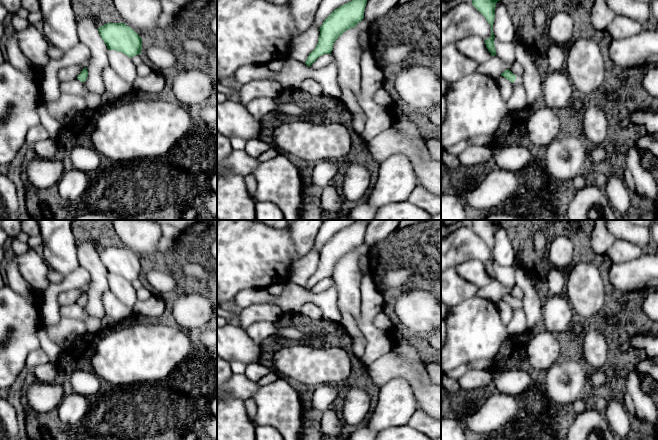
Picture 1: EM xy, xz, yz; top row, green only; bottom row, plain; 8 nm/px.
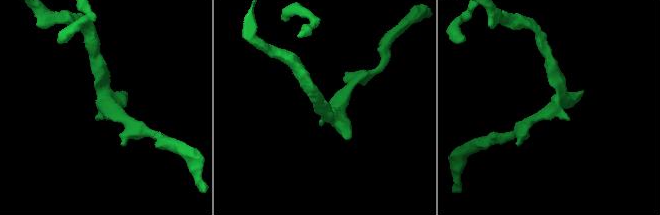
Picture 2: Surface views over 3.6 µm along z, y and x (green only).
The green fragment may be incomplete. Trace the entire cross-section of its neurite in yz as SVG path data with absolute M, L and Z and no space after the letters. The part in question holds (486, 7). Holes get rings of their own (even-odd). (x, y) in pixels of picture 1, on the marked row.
M472 0L472 5L486 18L491 27L491 36L485 40L486 48L492 56L497 55L494 44L493 23L496 3L500 0Z

